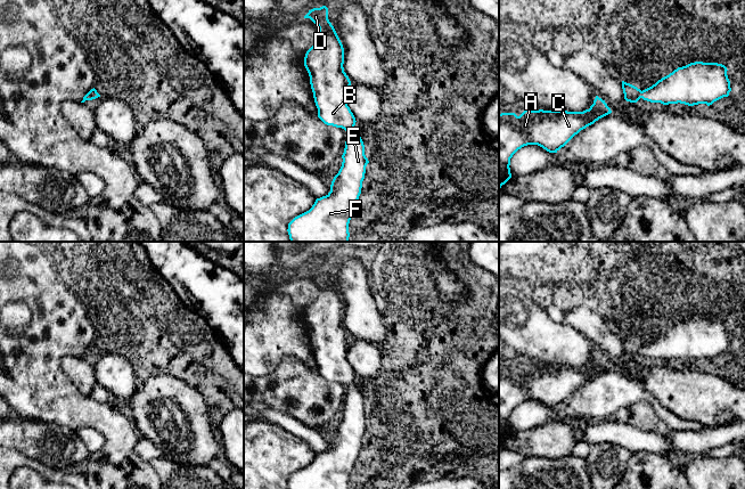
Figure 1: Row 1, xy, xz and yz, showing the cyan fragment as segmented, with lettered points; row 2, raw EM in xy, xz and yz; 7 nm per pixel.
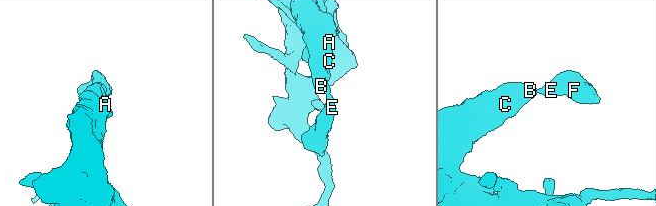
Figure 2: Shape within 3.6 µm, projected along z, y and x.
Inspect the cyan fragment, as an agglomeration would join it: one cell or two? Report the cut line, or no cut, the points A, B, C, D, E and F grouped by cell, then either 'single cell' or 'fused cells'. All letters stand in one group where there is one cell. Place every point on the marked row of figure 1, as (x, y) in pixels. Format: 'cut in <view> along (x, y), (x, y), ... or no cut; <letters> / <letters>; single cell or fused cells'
no cut; A B C D E F; single cell

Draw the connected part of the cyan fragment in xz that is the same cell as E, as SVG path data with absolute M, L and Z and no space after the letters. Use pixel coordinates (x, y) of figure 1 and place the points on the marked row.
M326 6L313 8L304 18L310 18L319 27L318 41L306 51L304 57L304 66L310 76L318 108L318 117L327 125L344 129L346 141L342 155L342 166L331 181L330 191L326 196L317 198L309 211L295 217L288 223L287 231L290 242L349 242L349 223L361 194L366 166L369 161L365 155L363 141L354 130L355 117L346 103L351 81L344 72L344 48L328 19L328 8Z

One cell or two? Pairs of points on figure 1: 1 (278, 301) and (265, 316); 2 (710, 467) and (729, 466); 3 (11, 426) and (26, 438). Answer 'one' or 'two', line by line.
1: one
2: one
3: one

